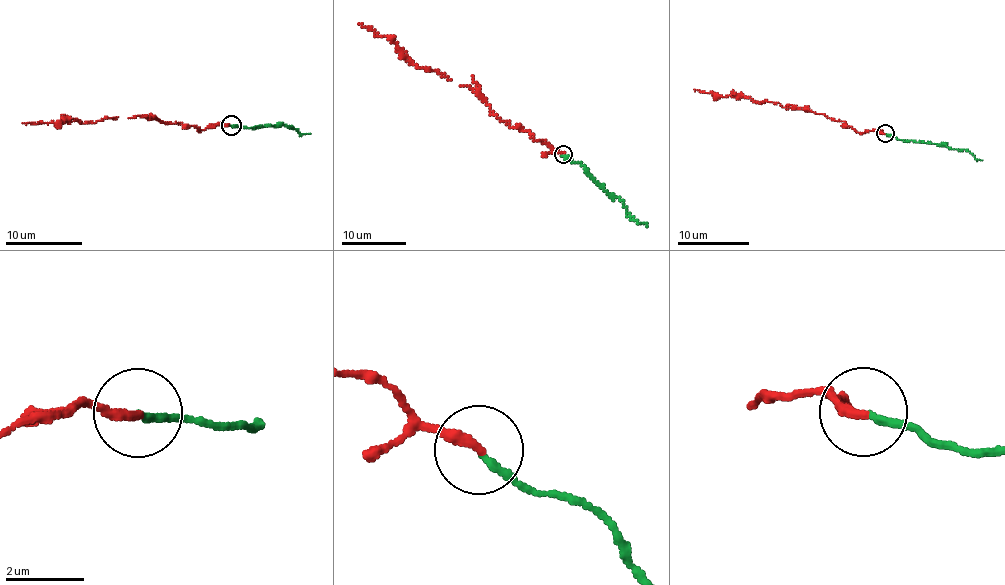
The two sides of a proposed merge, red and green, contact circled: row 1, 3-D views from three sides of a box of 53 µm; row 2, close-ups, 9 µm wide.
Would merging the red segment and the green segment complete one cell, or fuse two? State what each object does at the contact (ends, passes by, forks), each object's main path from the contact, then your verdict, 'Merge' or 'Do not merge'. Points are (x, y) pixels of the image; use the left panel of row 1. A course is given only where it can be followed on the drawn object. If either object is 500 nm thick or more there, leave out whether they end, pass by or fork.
At the ring red ends. At the ring green ends. Course of red: (231, 125), (211, 126), (199, 131), (193, 126), (167, 124), (137, 116), (83, 123), (75, 118), (22, 123). Course of green: (230, 125), (249, 128), (284, 124), (301, 134), (310, 133). Merge

